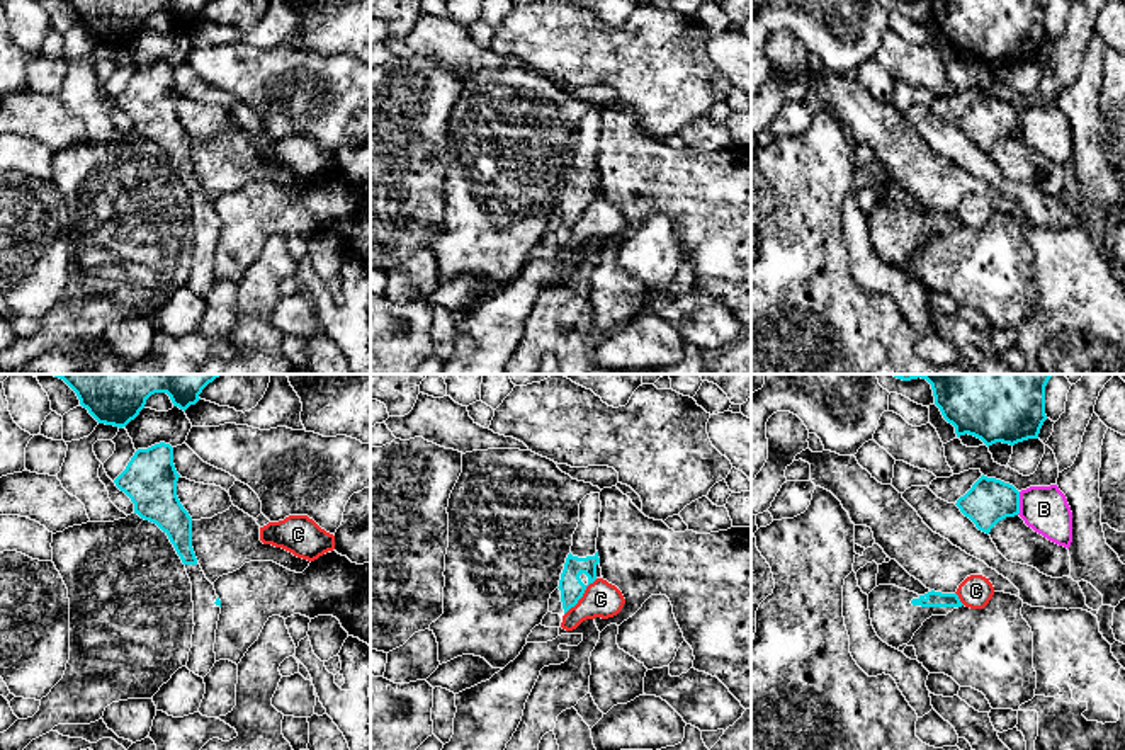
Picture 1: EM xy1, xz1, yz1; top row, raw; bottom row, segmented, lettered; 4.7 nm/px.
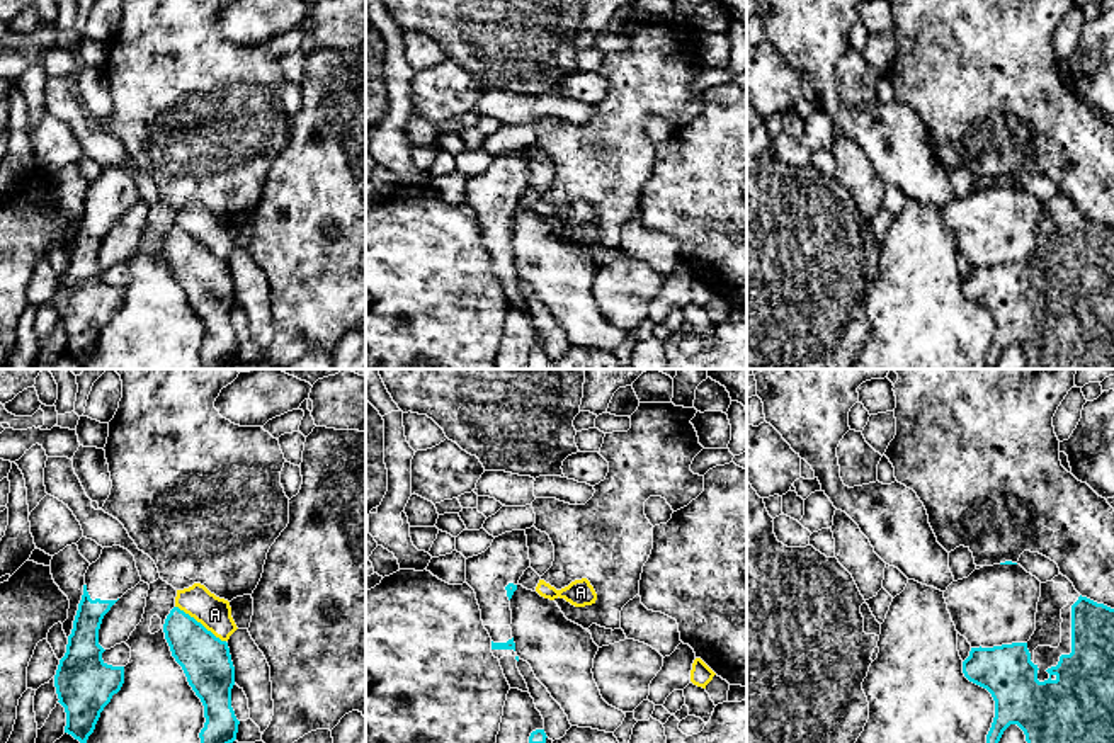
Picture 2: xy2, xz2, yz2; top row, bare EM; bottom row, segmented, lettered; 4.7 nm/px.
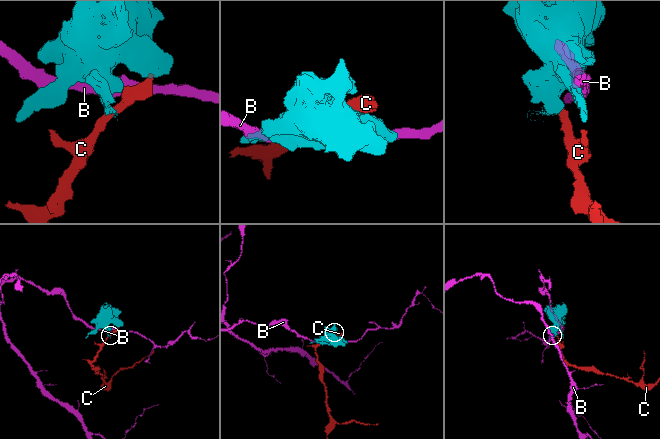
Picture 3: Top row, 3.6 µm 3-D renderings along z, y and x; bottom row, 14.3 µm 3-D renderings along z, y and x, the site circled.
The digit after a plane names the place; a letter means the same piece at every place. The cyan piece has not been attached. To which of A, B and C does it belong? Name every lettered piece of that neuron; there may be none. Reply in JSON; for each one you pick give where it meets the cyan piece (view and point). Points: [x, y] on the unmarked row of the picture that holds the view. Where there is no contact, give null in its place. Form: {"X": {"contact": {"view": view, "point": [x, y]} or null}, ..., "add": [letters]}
{"add": []}

